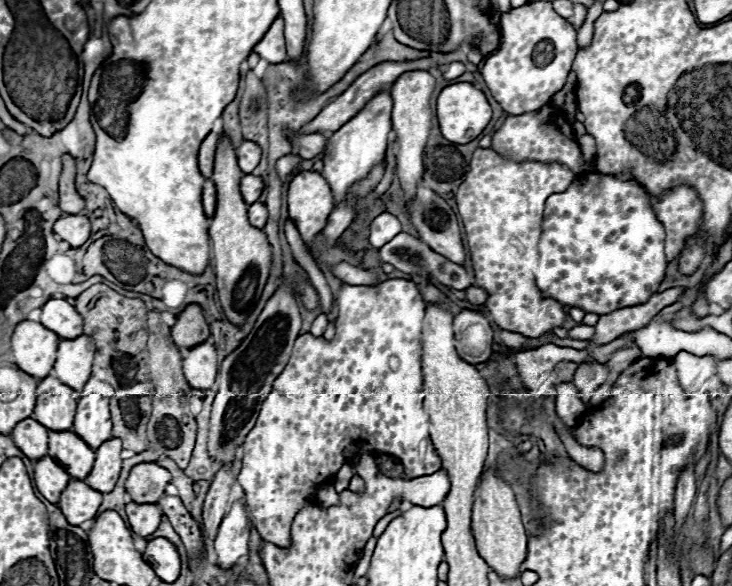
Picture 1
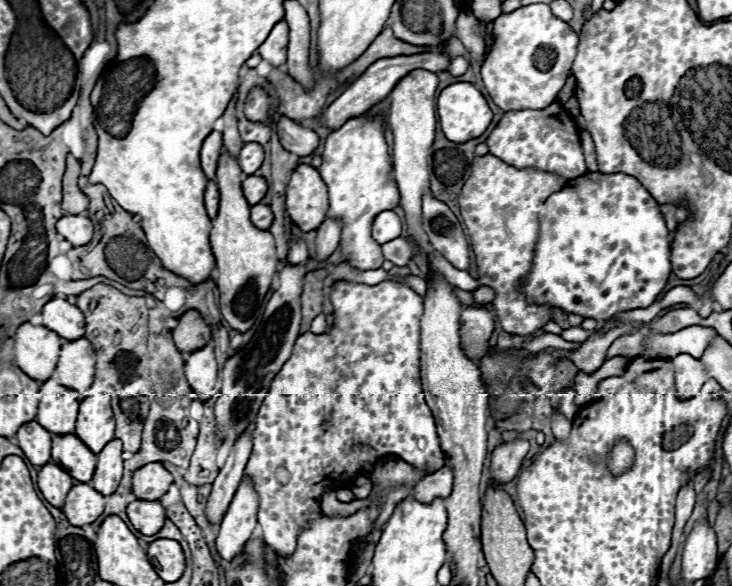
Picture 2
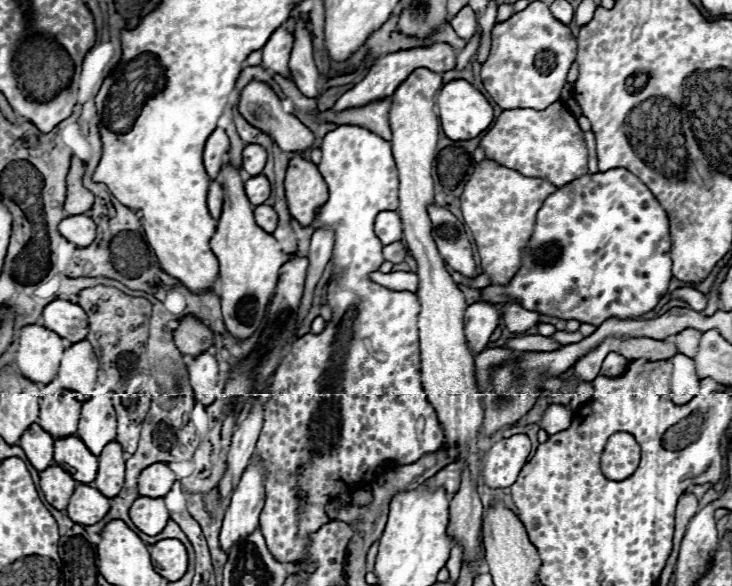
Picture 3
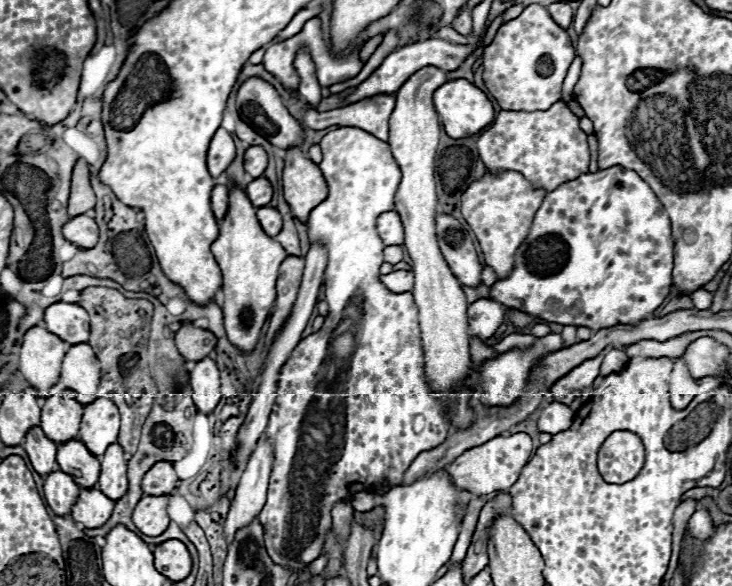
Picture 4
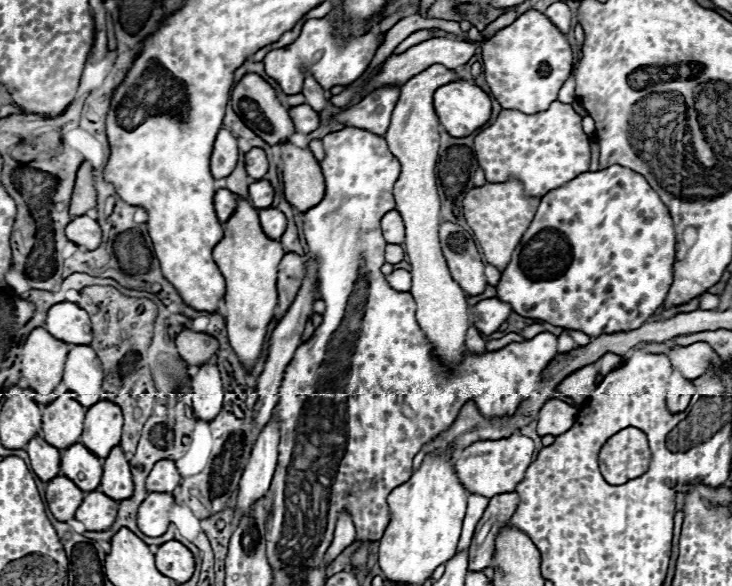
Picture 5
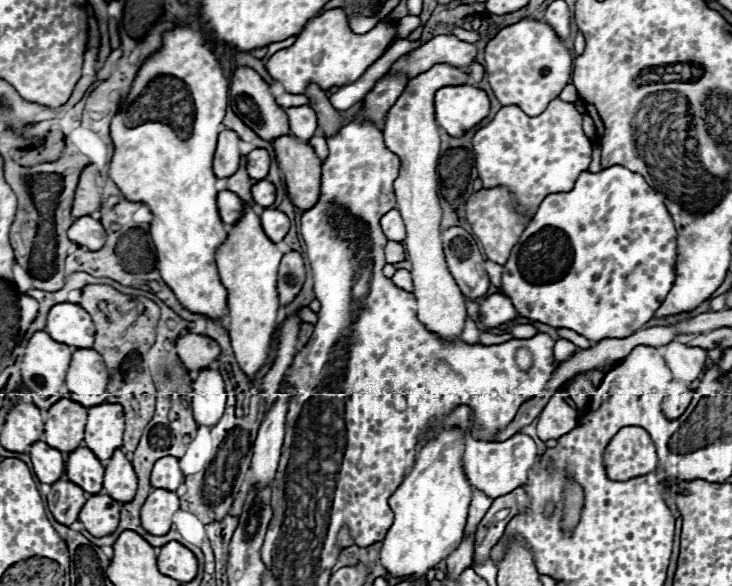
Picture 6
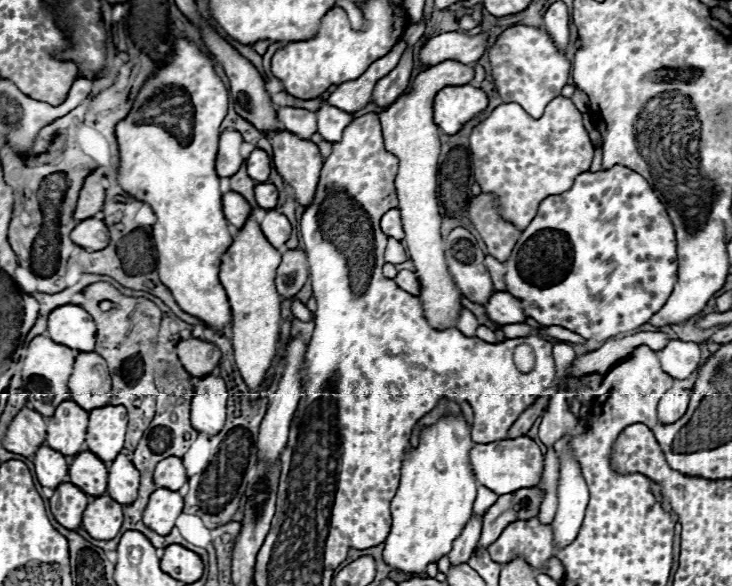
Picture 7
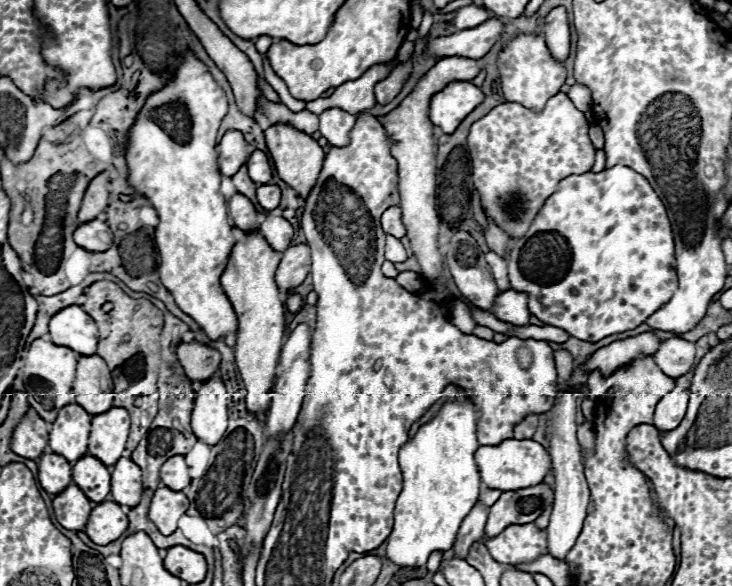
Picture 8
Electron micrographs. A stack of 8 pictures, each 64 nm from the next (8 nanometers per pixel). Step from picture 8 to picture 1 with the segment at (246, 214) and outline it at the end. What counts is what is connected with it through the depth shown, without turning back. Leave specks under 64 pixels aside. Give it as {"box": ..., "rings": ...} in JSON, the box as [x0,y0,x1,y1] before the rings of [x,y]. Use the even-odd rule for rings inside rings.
{"box":[202,180,216,218],"rings":[[[212,180],[204,182],[204,190],[202,190],[202,204],[204,204],[204,212],[208,218],[214,216],[216,210],[216,188],[212,184]]]}

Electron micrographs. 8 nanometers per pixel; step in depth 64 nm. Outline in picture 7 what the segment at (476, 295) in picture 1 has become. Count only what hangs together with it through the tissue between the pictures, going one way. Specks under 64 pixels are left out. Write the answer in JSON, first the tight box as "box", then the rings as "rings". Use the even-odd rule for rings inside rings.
{"box":[506,166,676,342],"rings":[[[612,166],[610,170],[600,170],[600,172],[582,172],[574,178],[574,184],[572,184],[570,190],[566,190],[562,194],[556,194],[556,196],[548,196],[540,204],[540,210],[538,210],[536,218],[520,234],[510,258],[506,260],[506,268],[508,268],[508,272],[506,272],[508,292],[522,300],[526,316],[538,320],[542,326],[562,326],[562,328],[568,328],[570,332],[580,334],[584,340],[602,342],[602,340],[608,340],[616,334],[636,330],[638,326],[646,324],[652,318],[652,314],[656,314],[656,310],[660,310],[666,304],[668,296],[672,294],[672,288],[676,286],[676,238],[674,238],[674,228],[672,228],[670,218],[668,218],[666,206],[660,202],[660,198],[654,194],[650,184],[638,172],[634,172],[626,166]]]}

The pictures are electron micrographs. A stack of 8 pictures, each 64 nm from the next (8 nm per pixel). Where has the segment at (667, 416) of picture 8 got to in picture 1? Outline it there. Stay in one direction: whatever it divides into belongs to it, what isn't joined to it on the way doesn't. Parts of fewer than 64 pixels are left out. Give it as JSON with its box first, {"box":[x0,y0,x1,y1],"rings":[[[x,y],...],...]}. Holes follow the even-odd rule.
{"box":[672,352,714,394],"rings":[[[680,352],[672,358],[678,370],[678,384],[686,394],[700,390],[700,386],[714,376],[714,362],[710,356],[694,356],[688,352]]]}

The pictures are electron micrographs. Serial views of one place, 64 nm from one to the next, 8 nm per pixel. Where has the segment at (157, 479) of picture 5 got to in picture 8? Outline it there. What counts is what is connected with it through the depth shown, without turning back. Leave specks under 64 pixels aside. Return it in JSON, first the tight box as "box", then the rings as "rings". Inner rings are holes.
{"box":[160,456,190,490],"rings":[[[172,456],[168,458],[162,468],[160,468],[160,482],[172,490],[182,490],[190,484],[190,474],[188,474],[188,464],[184,456]]]}

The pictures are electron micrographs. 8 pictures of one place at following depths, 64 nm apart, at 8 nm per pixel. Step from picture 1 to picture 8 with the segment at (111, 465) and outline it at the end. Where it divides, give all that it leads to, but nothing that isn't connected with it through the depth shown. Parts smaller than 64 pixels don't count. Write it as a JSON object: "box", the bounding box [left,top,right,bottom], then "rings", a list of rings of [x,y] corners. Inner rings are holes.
{"box":[110,458,142,506],"rings":[[[120,458],[112,468],[110,496],[120,506],[138,506],[142,498],[142,472],[130,458]]]}

